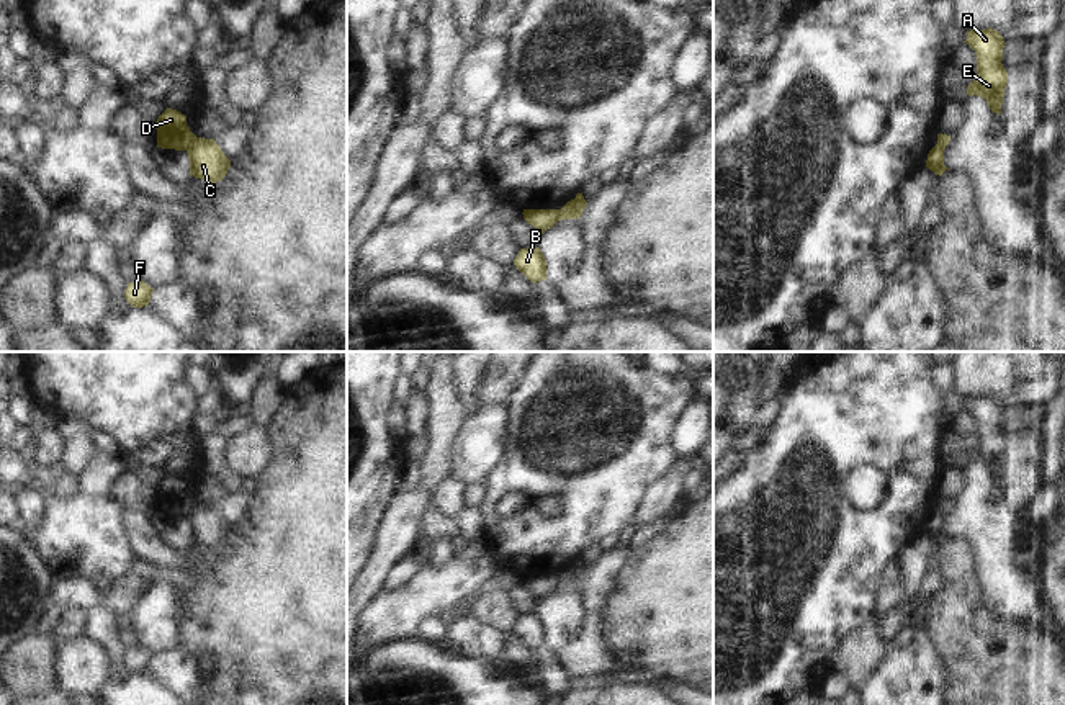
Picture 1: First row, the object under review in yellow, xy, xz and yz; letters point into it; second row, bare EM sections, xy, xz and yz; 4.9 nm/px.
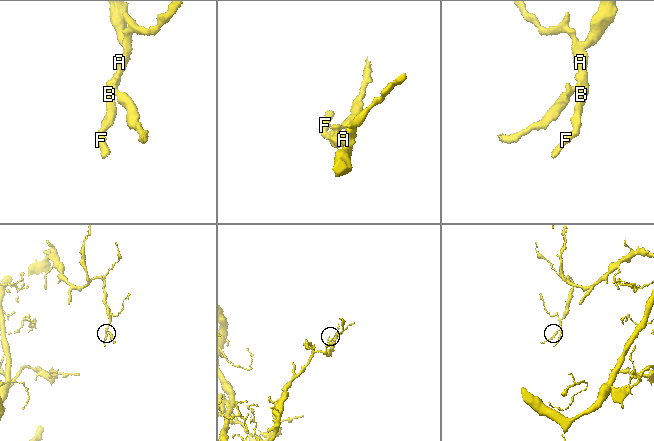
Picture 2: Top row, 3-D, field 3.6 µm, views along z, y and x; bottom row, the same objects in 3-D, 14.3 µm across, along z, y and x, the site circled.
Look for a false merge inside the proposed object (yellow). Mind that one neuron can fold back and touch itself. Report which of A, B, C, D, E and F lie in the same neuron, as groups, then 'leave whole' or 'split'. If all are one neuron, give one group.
A B D E F / C | split

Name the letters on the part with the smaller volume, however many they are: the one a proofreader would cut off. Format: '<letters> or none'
C

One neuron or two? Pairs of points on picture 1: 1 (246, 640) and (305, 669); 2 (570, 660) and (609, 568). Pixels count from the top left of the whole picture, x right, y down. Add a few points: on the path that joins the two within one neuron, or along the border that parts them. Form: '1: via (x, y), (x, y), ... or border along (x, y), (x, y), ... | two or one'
1: via (260, 640), (275, 640), (290, 655) | one
2: via (593, 637), (597, 591) | one

